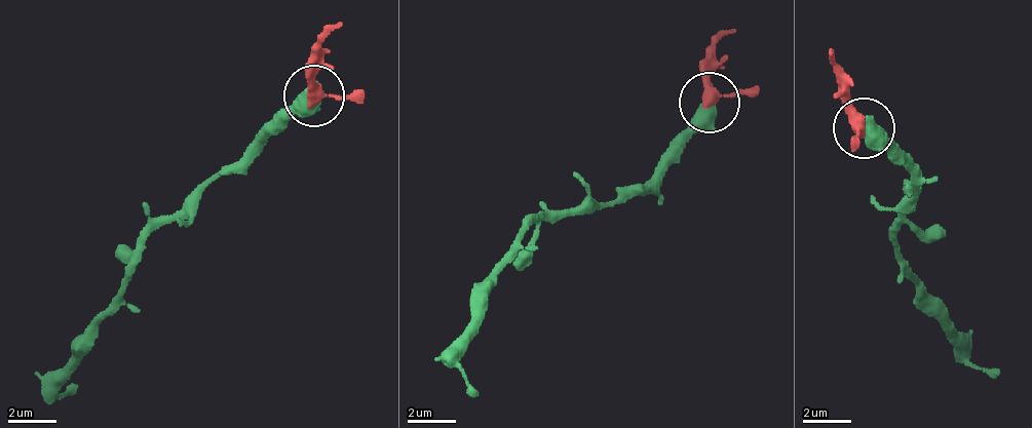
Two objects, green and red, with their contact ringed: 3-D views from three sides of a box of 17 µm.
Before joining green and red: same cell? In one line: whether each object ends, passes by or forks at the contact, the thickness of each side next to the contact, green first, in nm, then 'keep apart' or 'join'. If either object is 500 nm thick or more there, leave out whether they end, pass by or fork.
600 nm thick on the green side, 360 nm on the other; join

